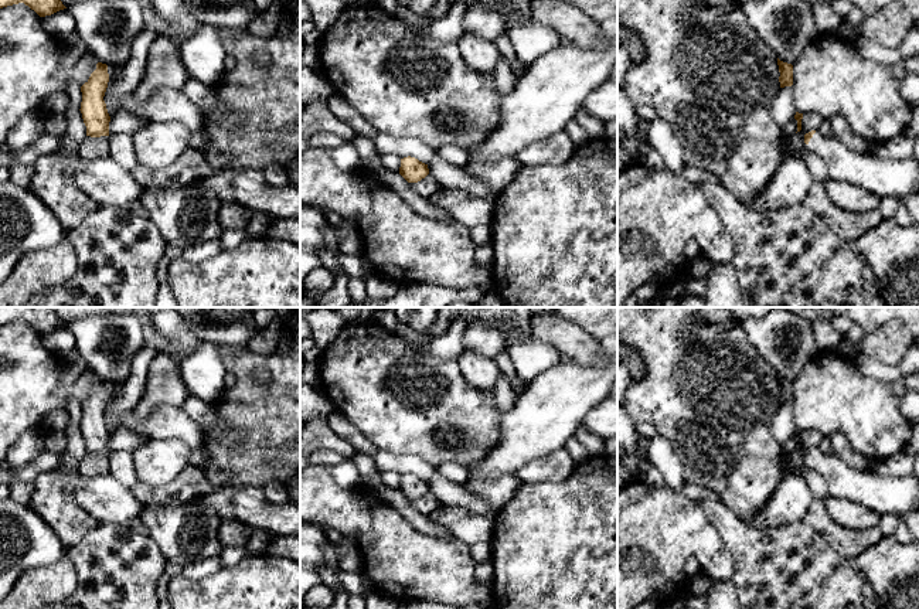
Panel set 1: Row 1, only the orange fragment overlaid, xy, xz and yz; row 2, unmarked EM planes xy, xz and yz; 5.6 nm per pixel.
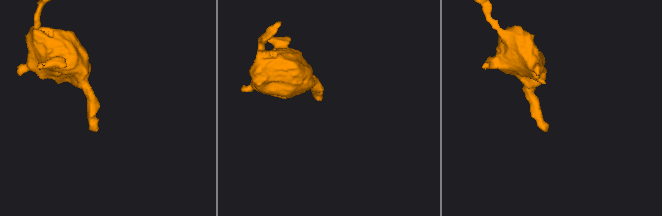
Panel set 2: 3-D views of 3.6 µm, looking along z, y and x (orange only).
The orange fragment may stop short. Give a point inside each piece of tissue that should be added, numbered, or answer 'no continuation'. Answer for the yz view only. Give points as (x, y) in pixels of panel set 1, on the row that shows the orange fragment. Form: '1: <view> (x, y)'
1: yz (884, 176)

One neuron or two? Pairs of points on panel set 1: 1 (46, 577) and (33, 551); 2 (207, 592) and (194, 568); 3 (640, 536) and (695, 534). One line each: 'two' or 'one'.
1: two
2: two
3: one

